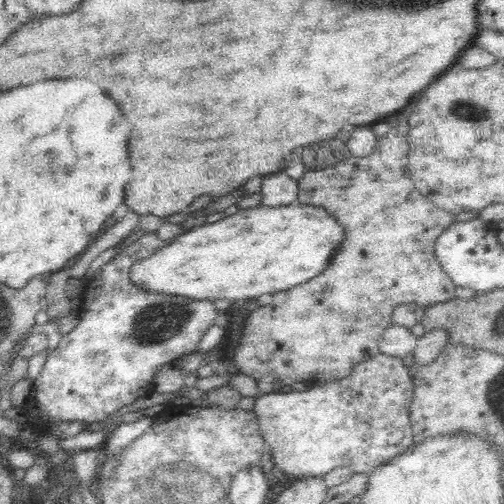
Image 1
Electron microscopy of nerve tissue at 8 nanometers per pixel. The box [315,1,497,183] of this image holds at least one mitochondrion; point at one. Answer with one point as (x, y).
(461, 110)

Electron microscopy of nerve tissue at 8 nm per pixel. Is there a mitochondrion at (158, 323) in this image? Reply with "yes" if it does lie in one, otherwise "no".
yes

